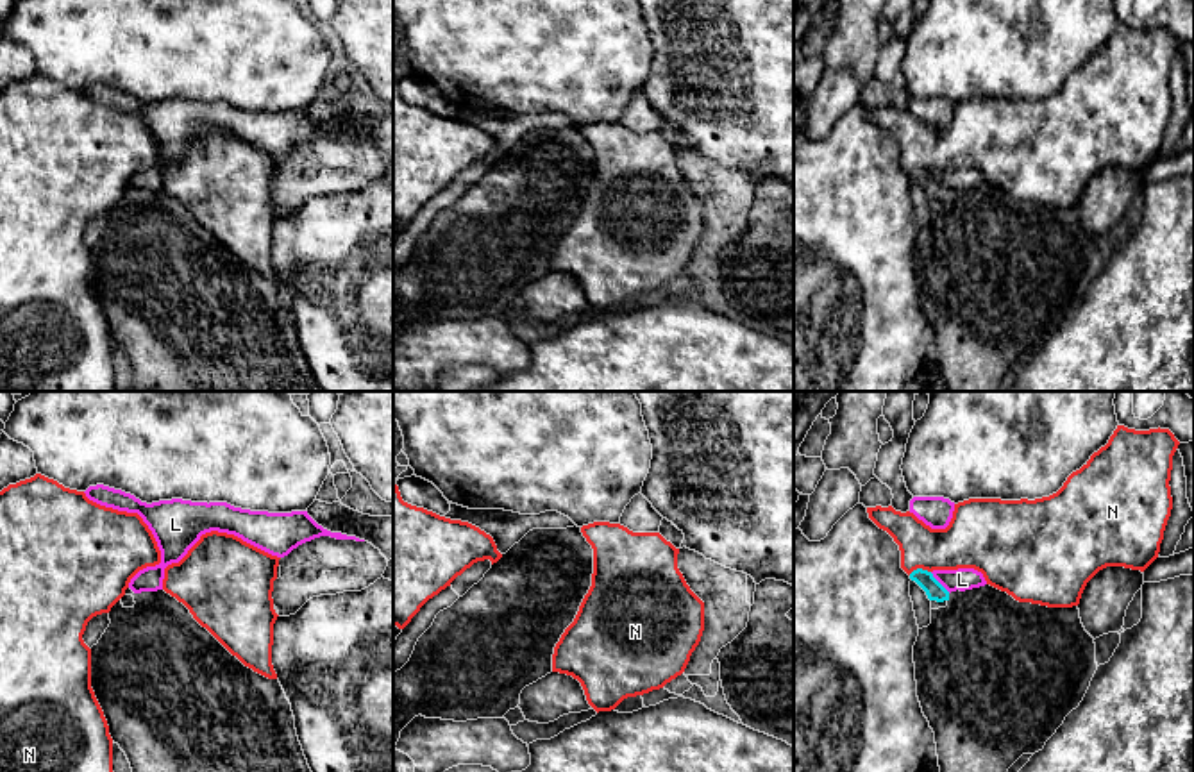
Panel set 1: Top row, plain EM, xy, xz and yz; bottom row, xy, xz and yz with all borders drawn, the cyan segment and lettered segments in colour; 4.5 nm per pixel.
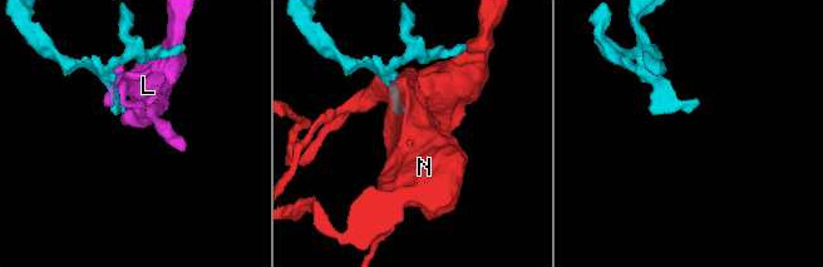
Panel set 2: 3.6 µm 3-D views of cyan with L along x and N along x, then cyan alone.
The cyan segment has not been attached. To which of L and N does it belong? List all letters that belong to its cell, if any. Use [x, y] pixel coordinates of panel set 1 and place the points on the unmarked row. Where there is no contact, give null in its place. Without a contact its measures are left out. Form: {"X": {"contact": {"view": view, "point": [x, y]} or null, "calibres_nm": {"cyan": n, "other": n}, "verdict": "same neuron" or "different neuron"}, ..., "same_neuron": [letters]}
{"L": {"contact": {"view": "yz", "point": [939, 183]}, "calibres_nm": {"cyan": 80, "other": 100}, "verdict": "different neuron"}, "N": {"contact": {"view": "yz", "point": [919, 168]}, "calibres_nm": {"cyan": 80, "other": 240}, "verdict": "different neuron"}, "same_neuron": []}

